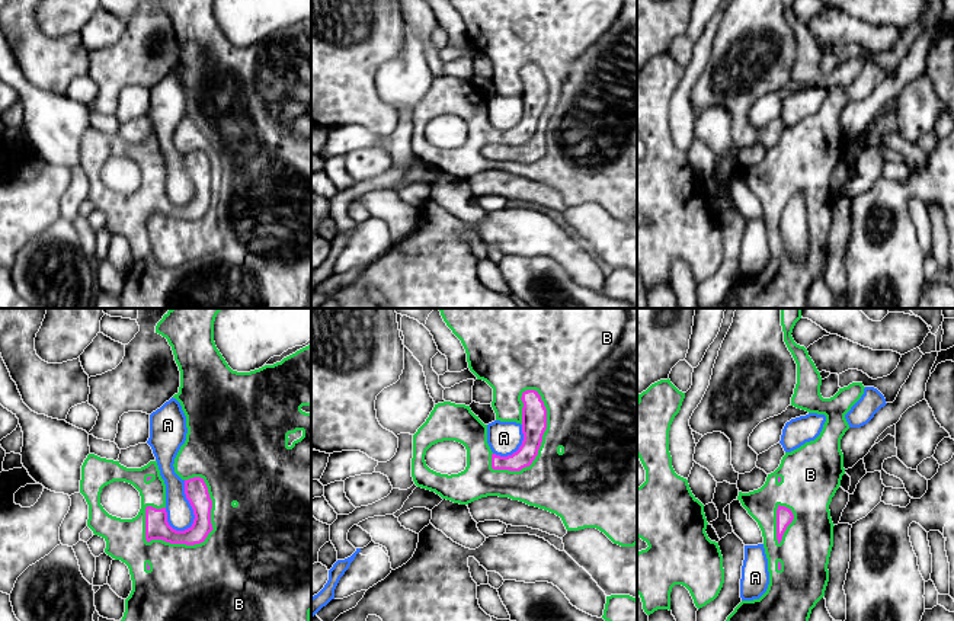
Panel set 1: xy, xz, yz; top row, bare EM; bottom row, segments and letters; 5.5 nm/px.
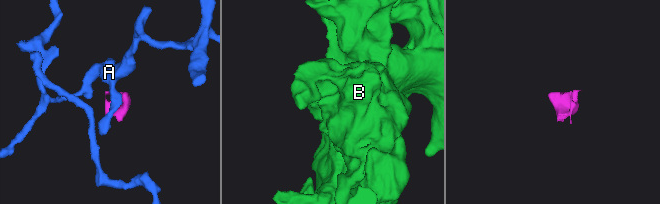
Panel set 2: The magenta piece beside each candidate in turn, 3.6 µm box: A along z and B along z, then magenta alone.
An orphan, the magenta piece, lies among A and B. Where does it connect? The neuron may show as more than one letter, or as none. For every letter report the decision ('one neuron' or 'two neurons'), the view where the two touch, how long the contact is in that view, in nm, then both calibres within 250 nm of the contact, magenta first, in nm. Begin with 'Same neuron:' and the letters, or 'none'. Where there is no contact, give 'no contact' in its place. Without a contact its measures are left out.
Same neuron: B
A: two neurons; meets magenta in xy; contact 300 nm long; 130 nm thick on the magenta side, 150 nm on the other
B: one neuron; meets magenta in xy; contact 480 nm long; 130 nm thick on the magenta side, 500 nm on the other

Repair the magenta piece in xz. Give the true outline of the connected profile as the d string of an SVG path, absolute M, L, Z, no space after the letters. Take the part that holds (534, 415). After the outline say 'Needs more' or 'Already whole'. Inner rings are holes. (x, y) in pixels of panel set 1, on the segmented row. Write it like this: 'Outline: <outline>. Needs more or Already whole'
Outline: M439 308L439 311L446 326L461 340L470 371L493 388L492 407L496 420L521 423L524 441L512 455L496 455L487 444L487 425L471 412L470 406L451 401L438 403L413 435L412 477L414 484L460 505L468 505L487 496L509 497L556 513L567 531L596 528L614 544L634 547L637 544L637 308ZM444 441L455 441L465 446L467 467L464 471L448 476L426 465L426 451Z. Needs more

